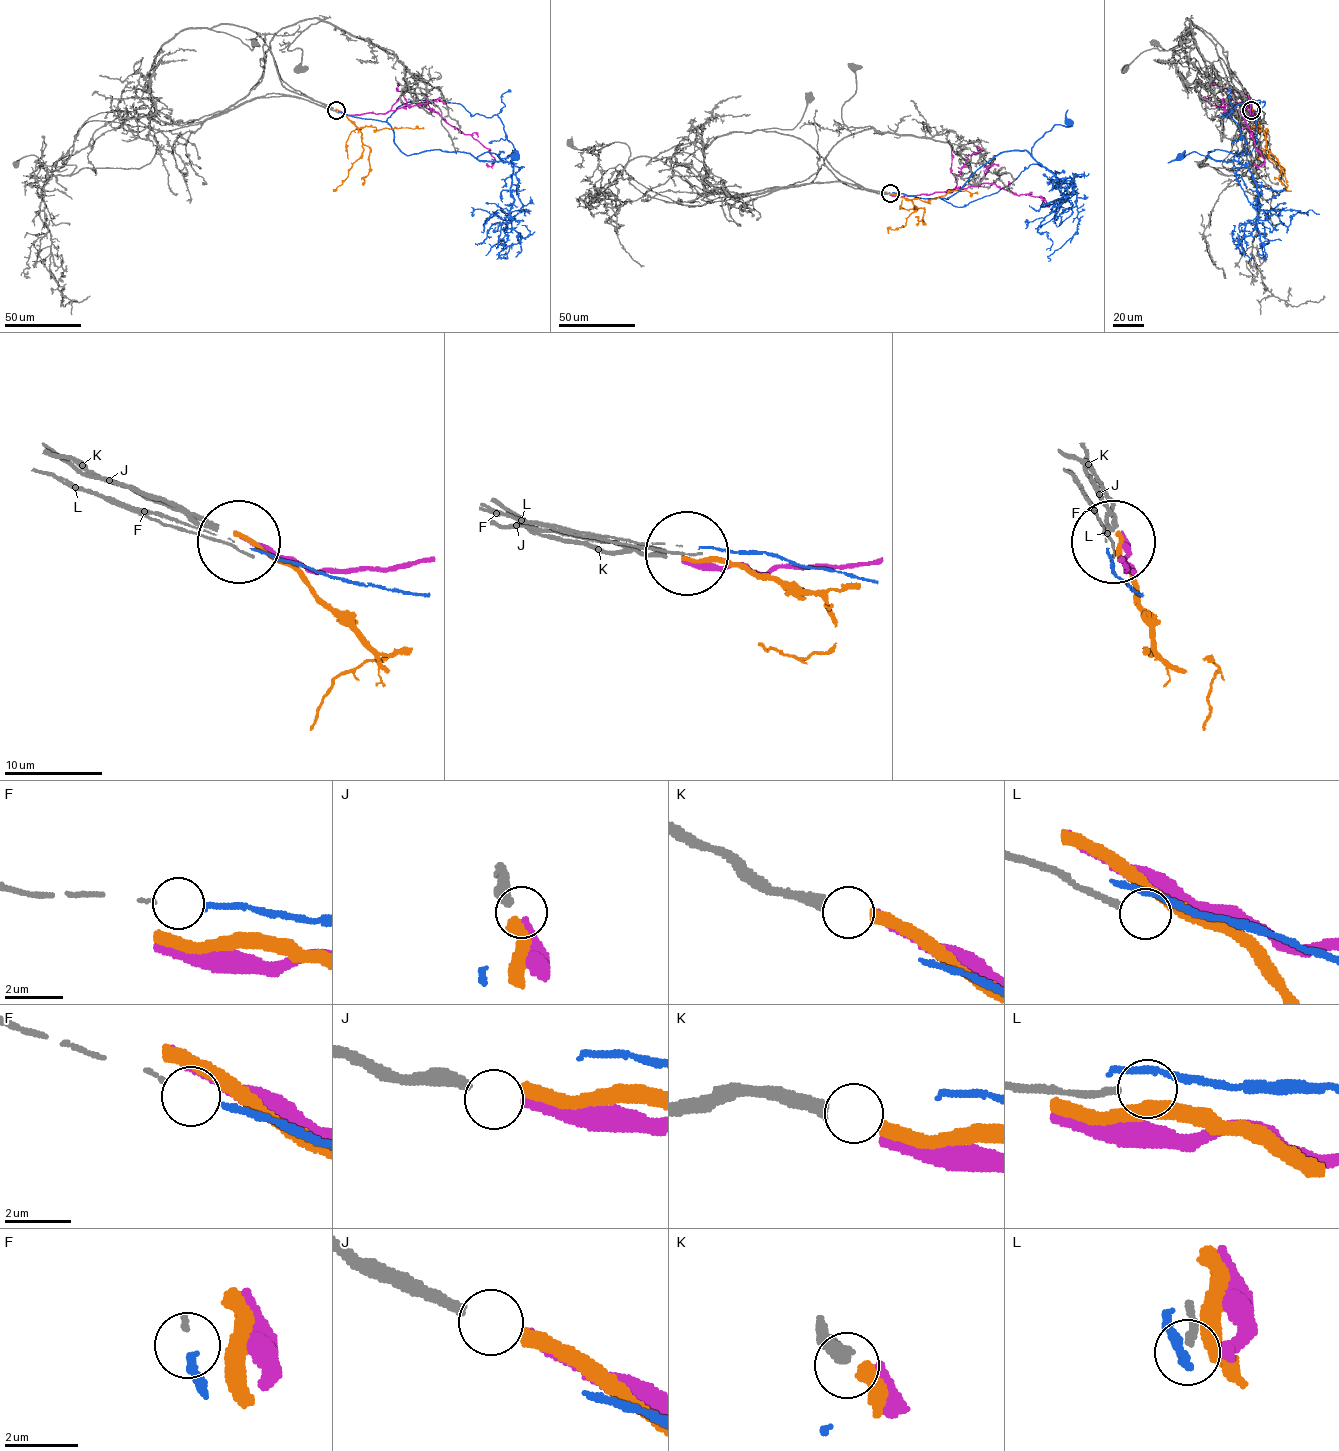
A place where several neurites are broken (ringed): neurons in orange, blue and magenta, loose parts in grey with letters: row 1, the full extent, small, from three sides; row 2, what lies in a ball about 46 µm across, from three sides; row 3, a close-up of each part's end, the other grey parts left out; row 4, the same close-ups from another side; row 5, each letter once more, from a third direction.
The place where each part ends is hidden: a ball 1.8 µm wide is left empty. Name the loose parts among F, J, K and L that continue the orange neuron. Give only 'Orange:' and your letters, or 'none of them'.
Orange: K

